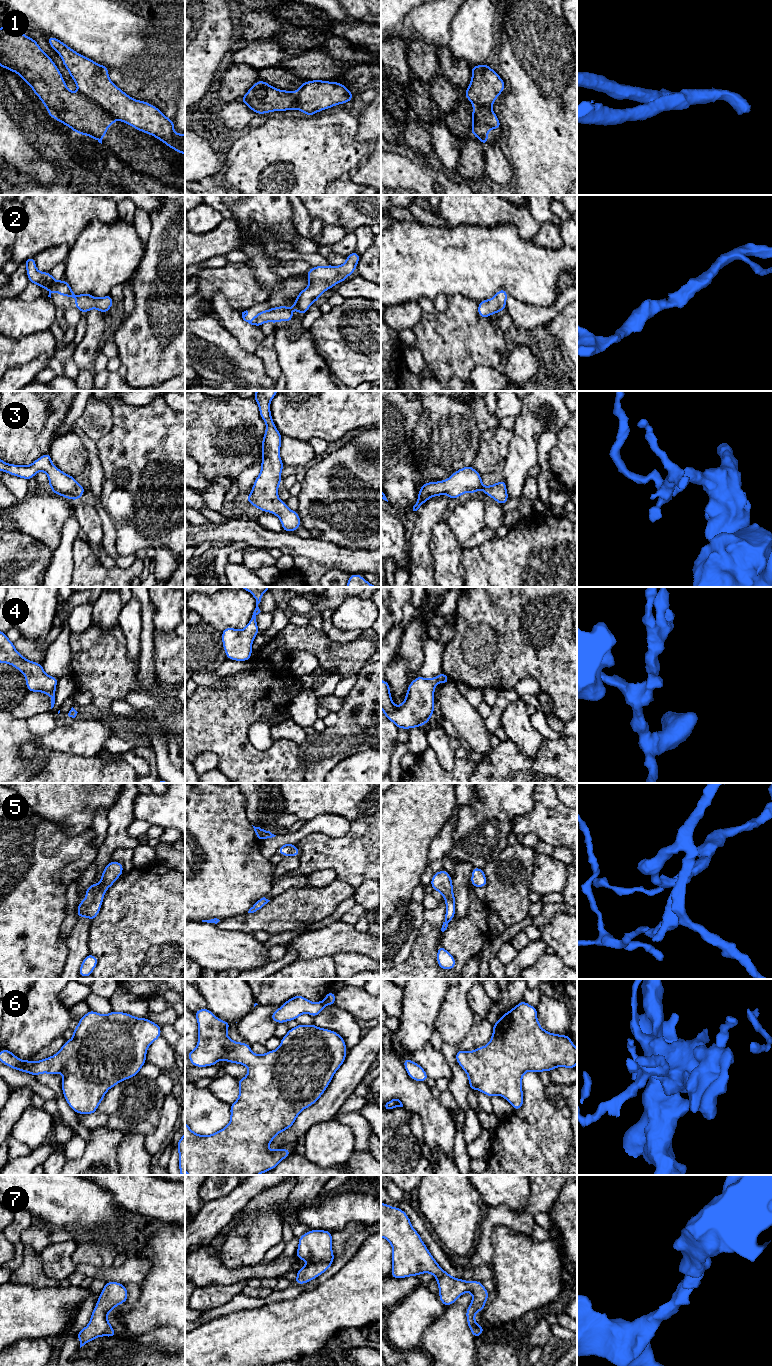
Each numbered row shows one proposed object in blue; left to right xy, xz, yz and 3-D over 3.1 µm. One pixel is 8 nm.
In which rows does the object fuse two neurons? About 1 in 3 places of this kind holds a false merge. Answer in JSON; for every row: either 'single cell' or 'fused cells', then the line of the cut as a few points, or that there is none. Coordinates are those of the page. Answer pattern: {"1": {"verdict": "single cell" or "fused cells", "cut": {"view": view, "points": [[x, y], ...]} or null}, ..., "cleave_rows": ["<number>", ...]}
{"1": {"verdict": "fused cells", "cut": {"view": "xy", "points": [[79, 91], [104, 108], [115, 119]]}}, "2": {"verdict": "single cell", "cut": null}, "3": {"verdict": "single cell", "cut": null}, "4": {"verdict": "single cell", "cut": null}, "5": {"verdict": "single cell", "cut": null}, "6": {"verdict": "single cell", "cut": null}, "7": {"verdict": "single cell", "cut": null}, "cleave_rows": ["1"]}

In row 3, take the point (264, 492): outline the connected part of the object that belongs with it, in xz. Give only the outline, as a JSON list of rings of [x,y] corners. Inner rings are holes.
[[[256,391],[253,396],[266,424],[266,432],[262,440],[261,472],[246,499],[262,512],[276,515],[281,521],[283,531],[291,533],[301,526],[301,520],[298,513],[289,509],[278,497],[278,487],[282,482],[281,472],[285,465],[280,458],[282,435],[277,430],[270,412],[270,403],[277,392]]]

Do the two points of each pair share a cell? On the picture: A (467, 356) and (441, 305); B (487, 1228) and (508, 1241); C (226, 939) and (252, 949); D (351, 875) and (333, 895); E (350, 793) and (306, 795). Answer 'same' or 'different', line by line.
A: different
B: different
C: same
D: different
E: same

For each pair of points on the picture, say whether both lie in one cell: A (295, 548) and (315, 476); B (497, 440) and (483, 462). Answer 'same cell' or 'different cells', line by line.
A: different cells
B: same cell

